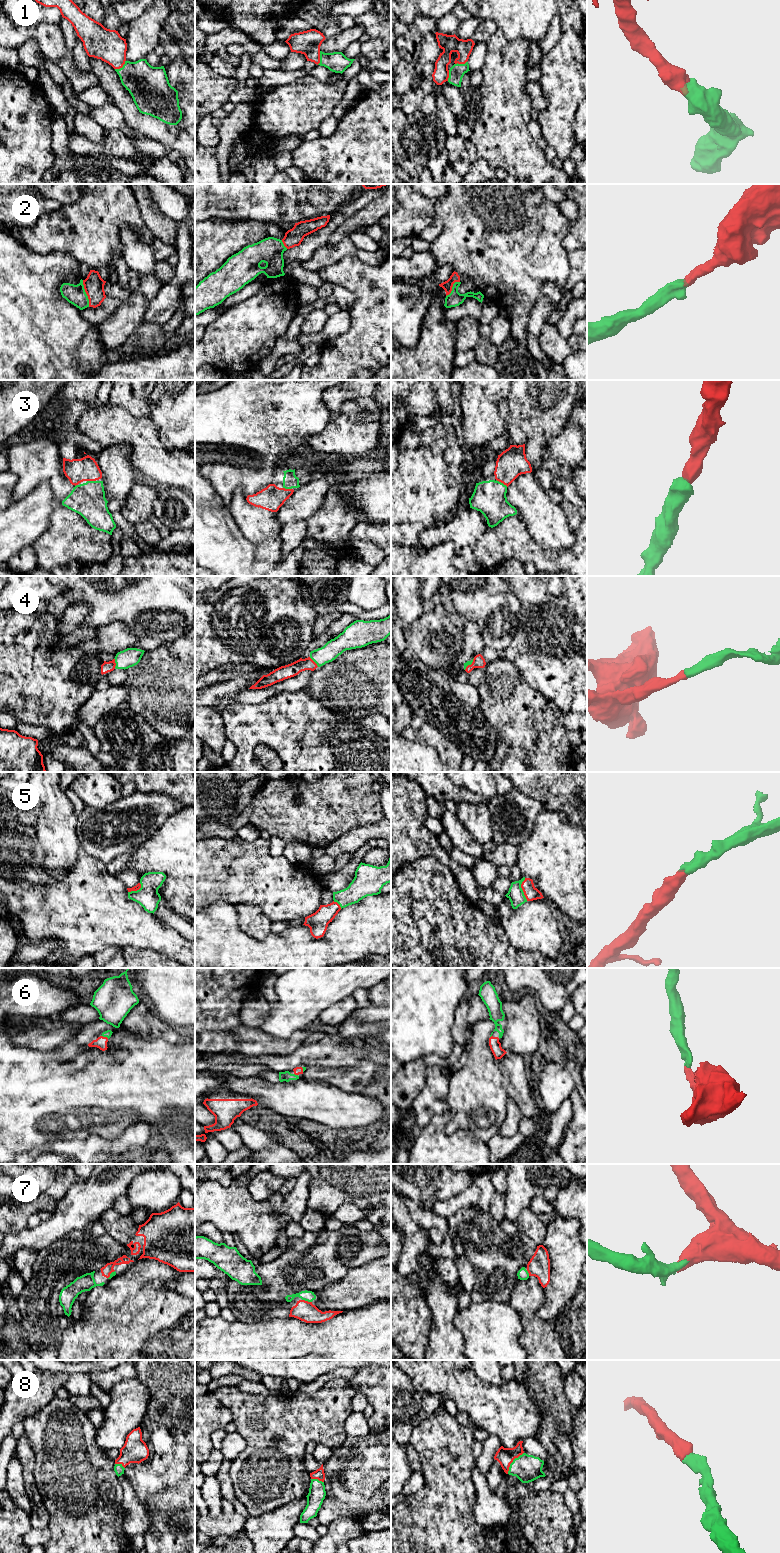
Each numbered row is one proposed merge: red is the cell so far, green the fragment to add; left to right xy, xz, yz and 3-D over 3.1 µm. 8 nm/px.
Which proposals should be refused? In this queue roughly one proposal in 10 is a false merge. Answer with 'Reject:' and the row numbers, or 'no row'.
Reject: no row

